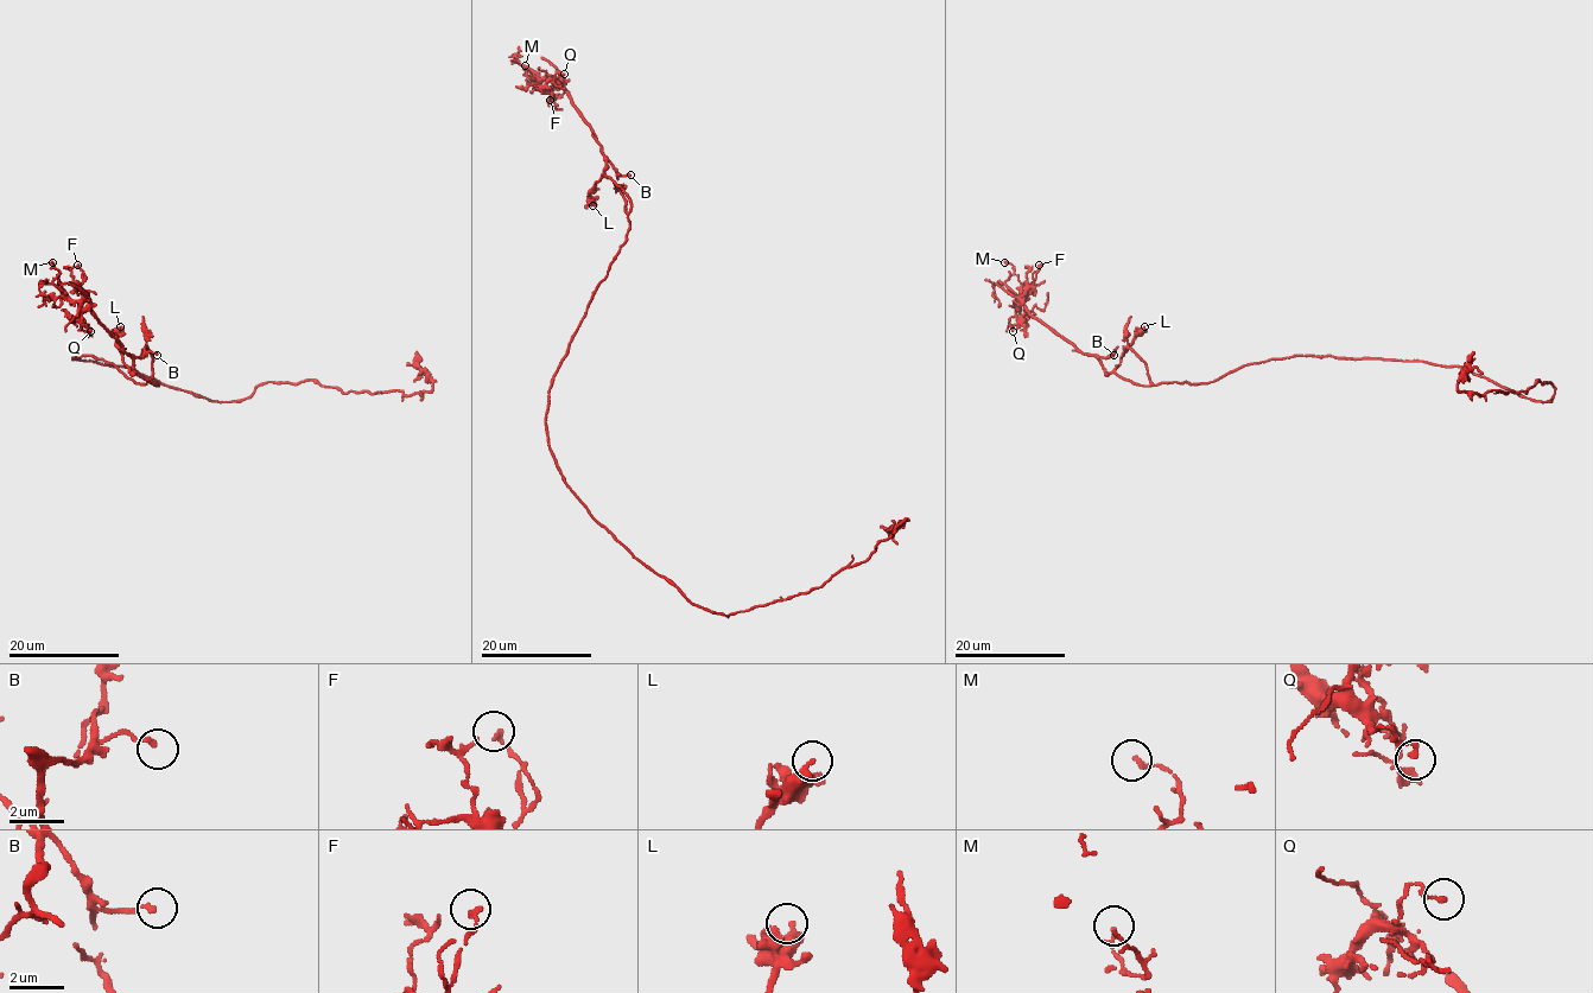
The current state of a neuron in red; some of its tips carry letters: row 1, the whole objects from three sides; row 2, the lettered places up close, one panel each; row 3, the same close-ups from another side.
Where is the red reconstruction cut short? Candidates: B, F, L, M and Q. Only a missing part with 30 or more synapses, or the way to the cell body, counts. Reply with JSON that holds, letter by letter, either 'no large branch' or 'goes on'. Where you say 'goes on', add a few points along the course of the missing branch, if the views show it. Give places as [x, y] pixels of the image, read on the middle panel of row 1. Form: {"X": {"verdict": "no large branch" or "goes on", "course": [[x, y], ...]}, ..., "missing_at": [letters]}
{"B": {"verdict": "no large branch"}, "F": {"verdict": "no large branch"}, "L": {"verdict": "no large branch"}, "M": {"verdict": "no large branch"}, "Q": {"verdict": "no large branch"}, "missing_at": []}

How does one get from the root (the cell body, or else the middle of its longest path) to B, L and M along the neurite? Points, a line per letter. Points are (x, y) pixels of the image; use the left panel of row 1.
B: (77, 358), (102, 358), (135, 382), (158, 384), (131, 373), (135, 357), (157, 355)
L: (77, 358), (102, 358), (135, 382), (158, 384), (124, 363), (116, 342), (120, 326)
M: (77, 358), (102, 358), (135, 382), (158, 384), (131, 373), (132, 357), (87, 301), (64, 292), (52, 262)

